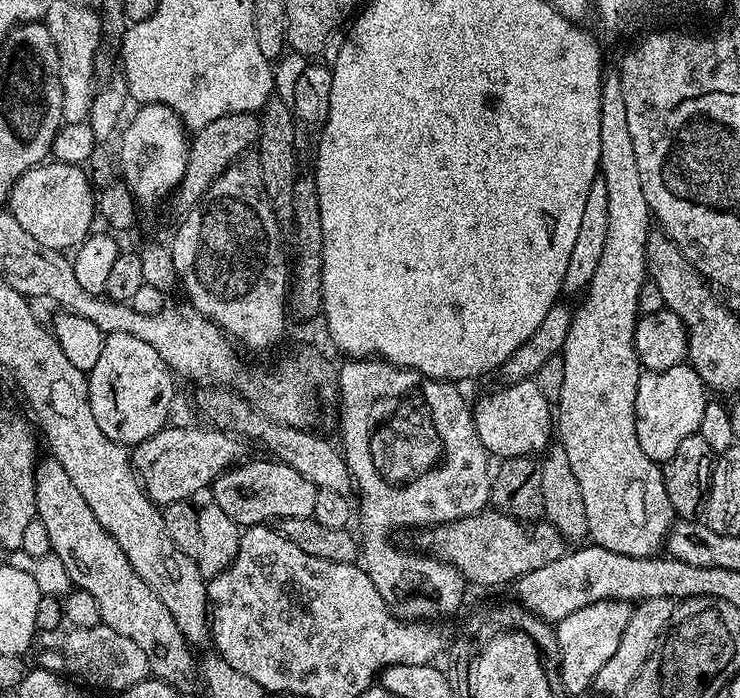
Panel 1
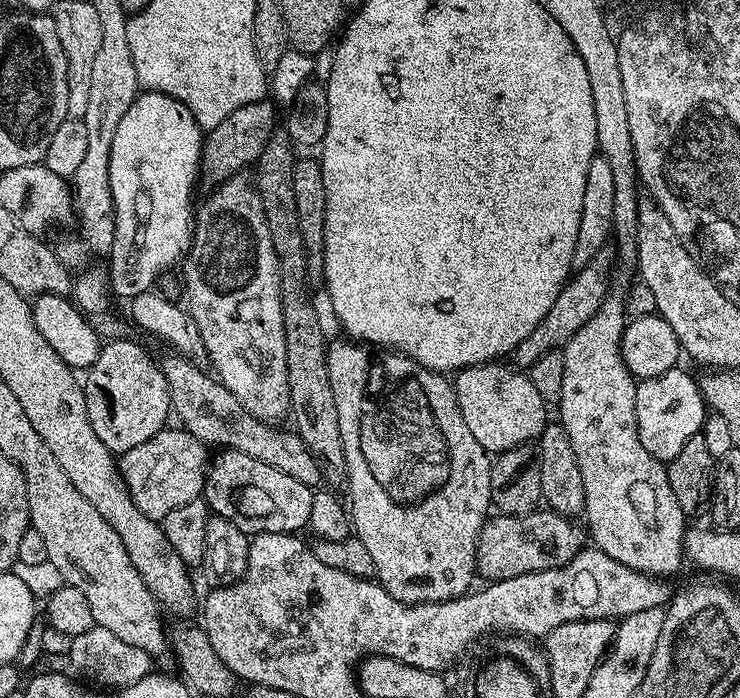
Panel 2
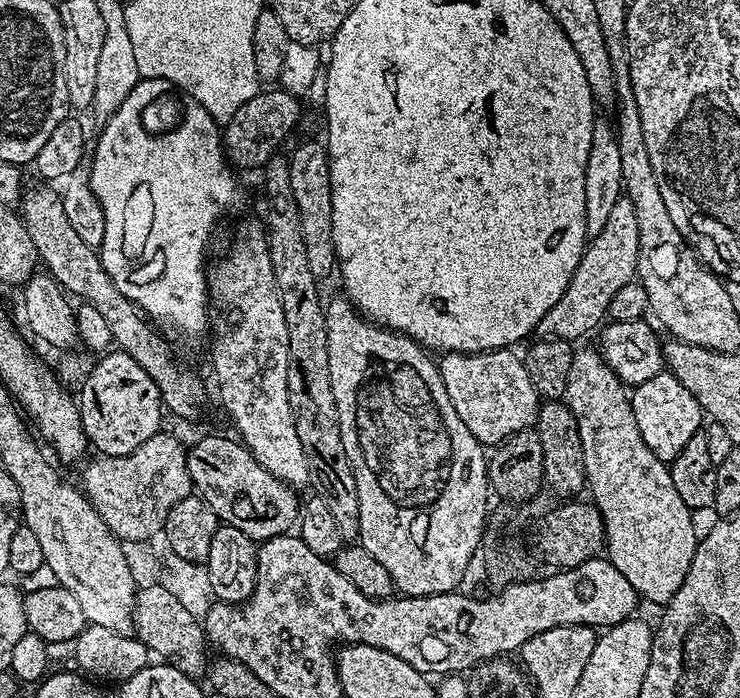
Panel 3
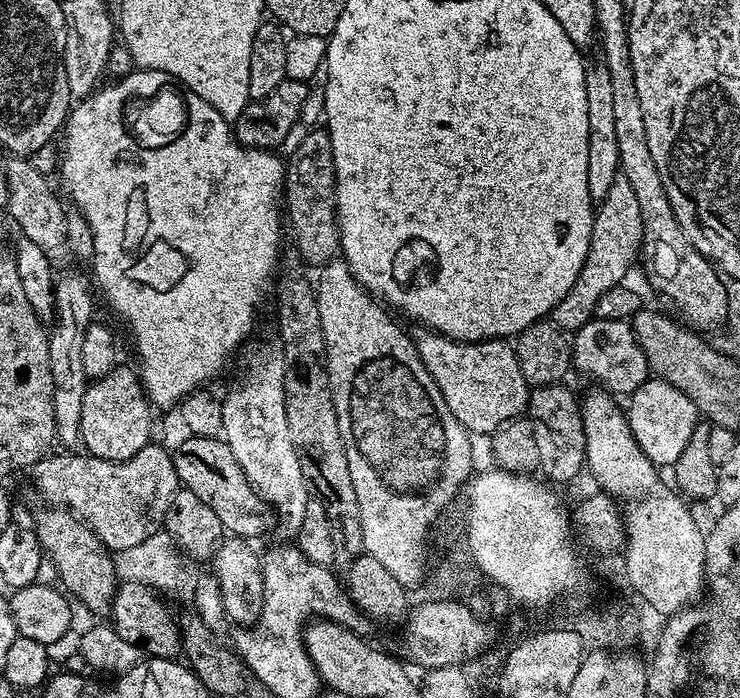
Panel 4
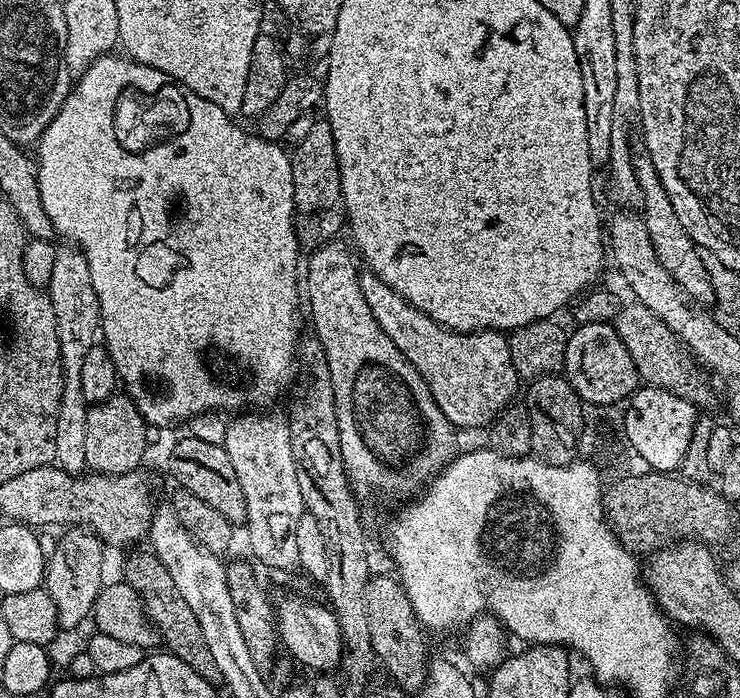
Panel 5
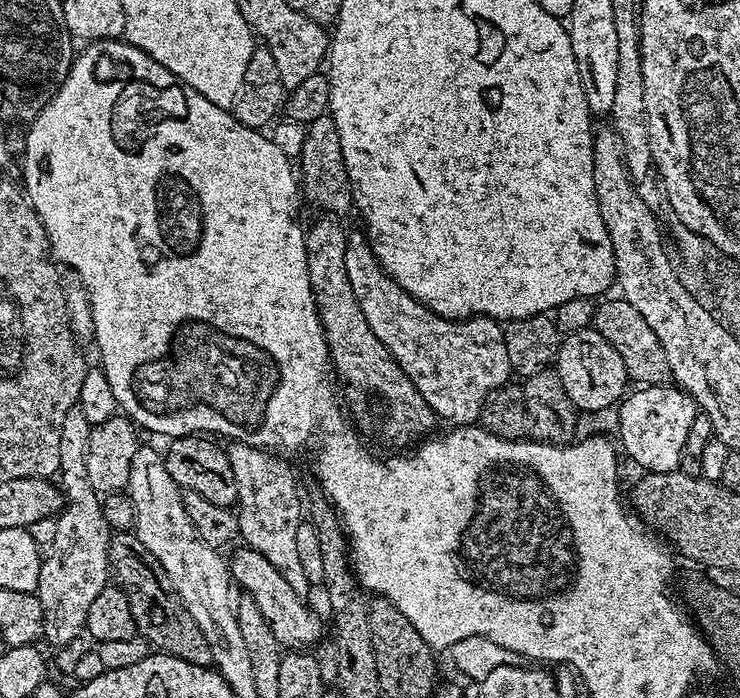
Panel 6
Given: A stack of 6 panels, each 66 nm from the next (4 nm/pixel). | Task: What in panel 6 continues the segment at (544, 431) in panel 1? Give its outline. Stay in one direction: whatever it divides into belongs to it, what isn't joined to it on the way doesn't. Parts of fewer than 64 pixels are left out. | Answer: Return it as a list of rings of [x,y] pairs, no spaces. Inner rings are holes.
[[[363,231],[348,232],[346,246],[346,278],[350,278],[350,290],[354,290],[354,298],[362,306],[362,314],[366,314],[366,322],[370,322],[370,330],[390,350],[390,354],[402,366],[402,370],[418,386],[422,398],[432,407],[433,412],[441,421],[449,420],[452,426],[472,426],[480,419],[484,410],[484,403],[492,392],[509,383],[513,375],[510,358],[506,355],[503,327],[489,316],[472,316],[468,320],[447,320],[431,312],[422,302],[418,302],[398,282],[390,278],[380,268],[380,263],[372,247],[368,245],[368,238]]]

